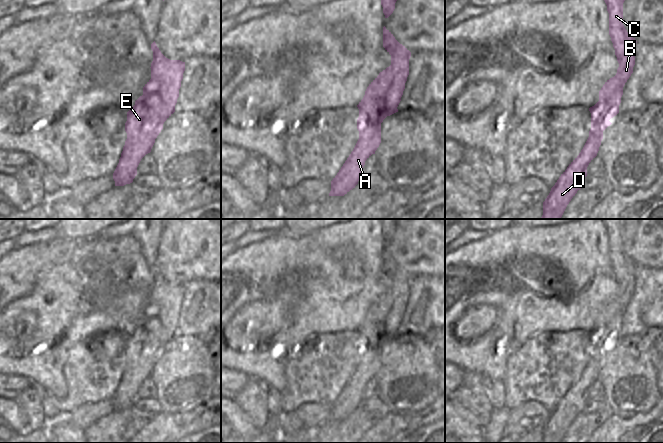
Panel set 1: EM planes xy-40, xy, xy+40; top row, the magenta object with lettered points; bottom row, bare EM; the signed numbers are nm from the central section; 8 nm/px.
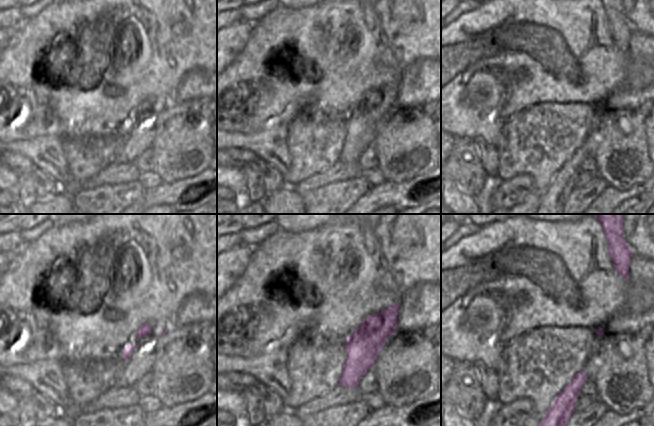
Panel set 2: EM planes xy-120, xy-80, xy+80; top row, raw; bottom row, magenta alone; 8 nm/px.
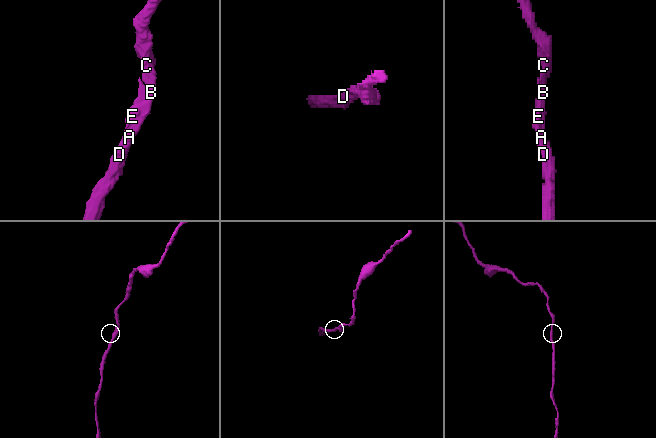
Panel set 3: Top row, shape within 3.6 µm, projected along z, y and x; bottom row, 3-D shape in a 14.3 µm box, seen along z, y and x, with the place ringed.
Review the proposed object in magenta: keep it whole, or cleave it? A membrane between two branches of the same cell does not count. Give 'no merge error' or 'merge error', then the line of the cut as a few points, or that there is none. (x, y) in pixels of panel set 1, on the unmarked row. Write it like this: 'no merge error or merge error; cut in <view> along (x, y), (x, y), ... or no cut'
no merge error; no cut

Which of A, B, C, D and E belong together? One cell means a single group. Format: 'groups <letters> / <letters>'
groups A B C D E

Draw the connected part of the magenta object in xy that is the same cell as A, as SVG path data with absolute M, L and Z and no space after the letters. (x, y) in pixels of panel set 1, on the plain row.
M383 251L383 271L391 279L391 289L369 308L363 323L357 329L359 363L331 405L329 420L344 420L355 412L363 399L365 385L381 367L381 347L396 336L409 299L411 276Z

